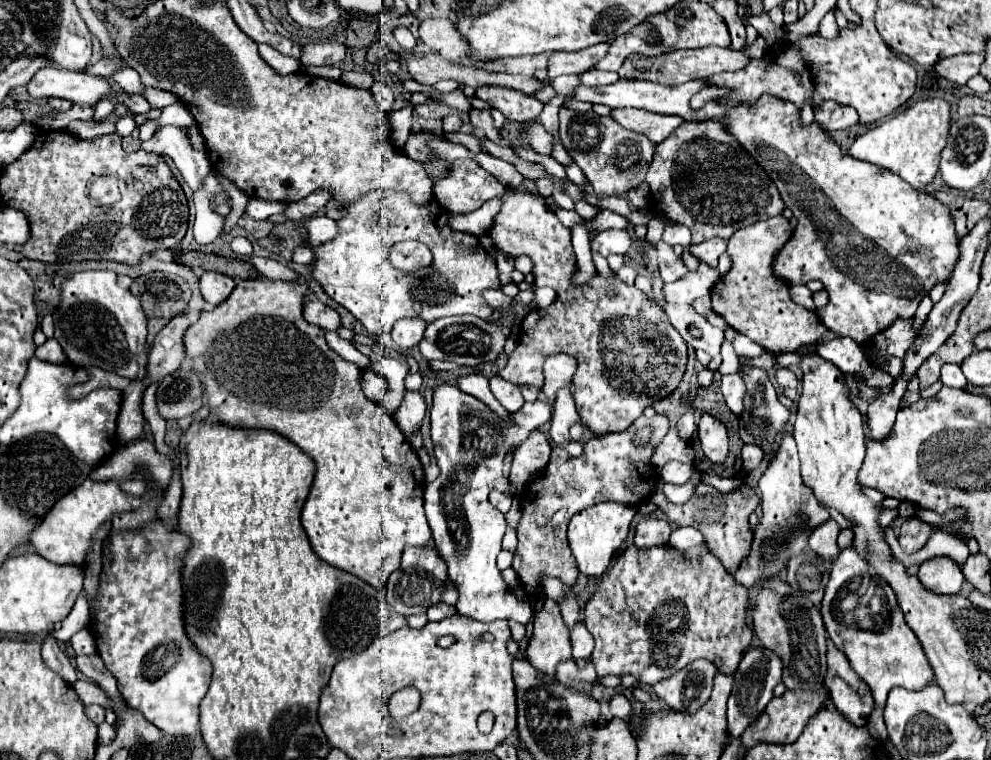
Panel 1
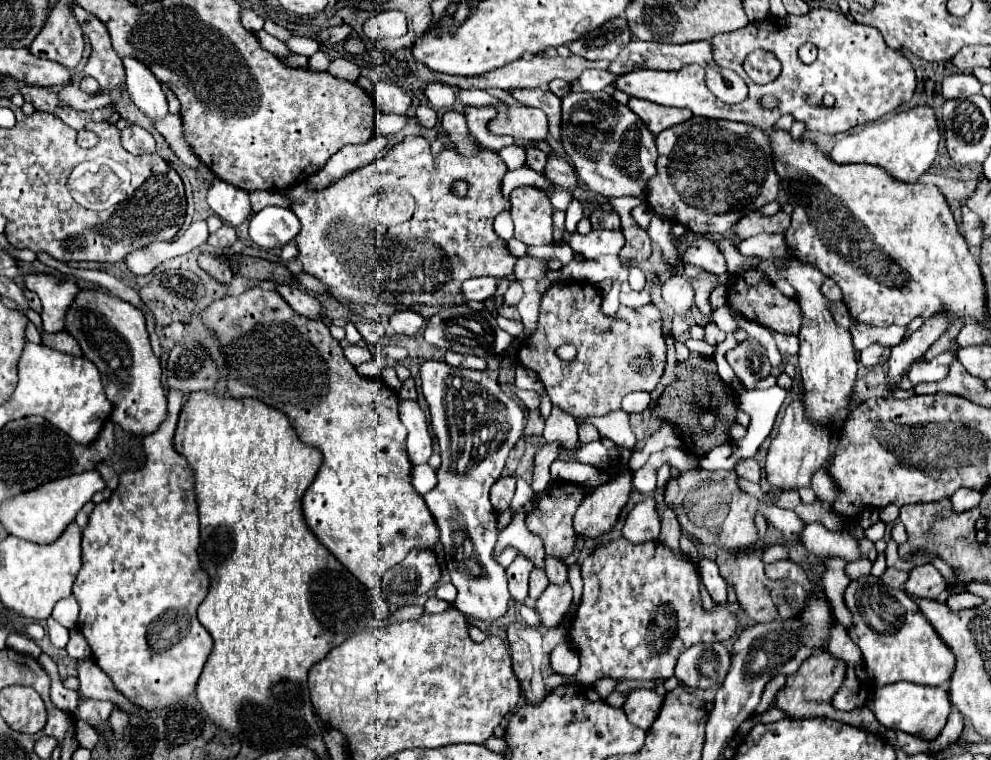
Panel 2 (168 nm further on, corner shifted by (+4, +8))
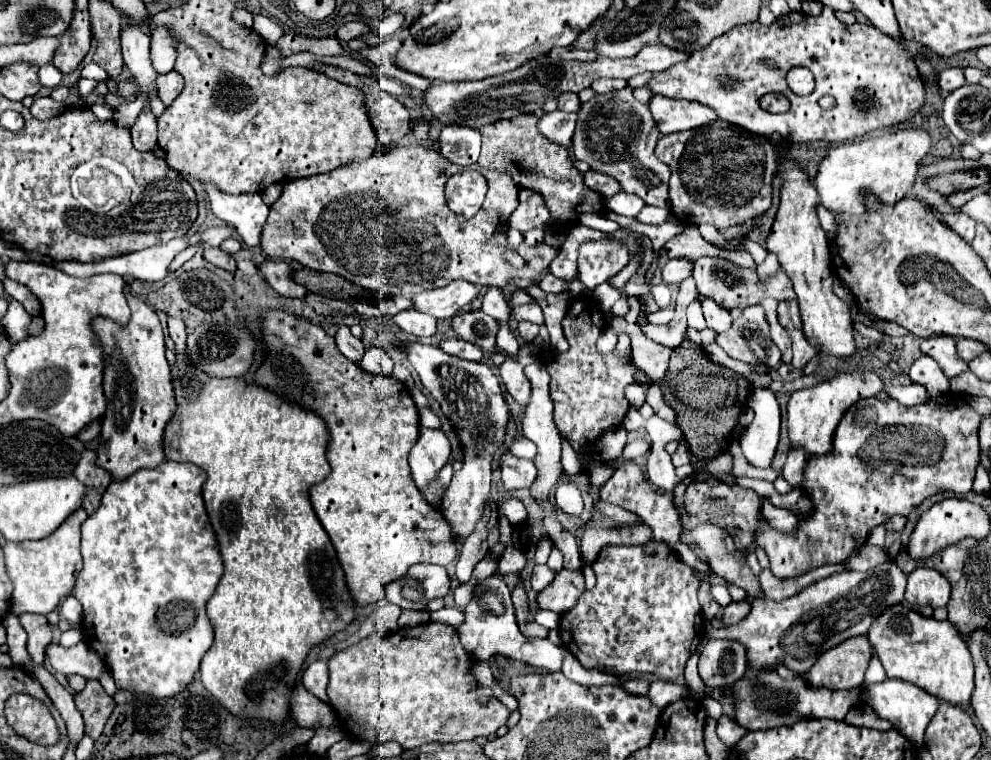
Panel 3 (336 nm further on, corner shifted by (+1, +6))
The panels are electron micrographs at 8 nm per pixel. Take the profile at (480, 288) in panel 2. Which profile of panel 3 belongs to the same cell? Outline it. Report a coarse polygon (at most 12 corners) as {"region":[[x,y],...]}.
{"region":[[451,281],[413,297],[419,311],[451,319],[479,297],[479,287]]}

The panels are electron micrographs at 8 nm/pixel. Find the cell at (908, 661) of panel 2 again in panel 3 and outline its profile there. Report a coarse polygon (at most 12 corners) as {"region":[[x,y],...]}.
{"region":[[887,607],[867,639],[889,679],[969,701],[973,661],[949,621]]}

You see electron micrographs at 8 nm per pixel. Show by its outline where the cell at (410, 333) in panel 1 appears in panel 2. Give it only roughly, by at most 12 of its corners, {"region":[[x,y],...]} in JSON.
{"region":[[414,311],[390,315],[398,335],[416,335],[424,327],[424,317]]}

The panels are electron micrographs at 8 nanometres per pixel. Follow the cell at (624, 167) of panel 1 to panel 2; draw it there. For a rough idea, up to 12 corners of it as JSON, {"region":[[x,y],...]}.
{"region":[[610,93],[562,97],[562,145],[602,197],[646,197],[654,135]]}

